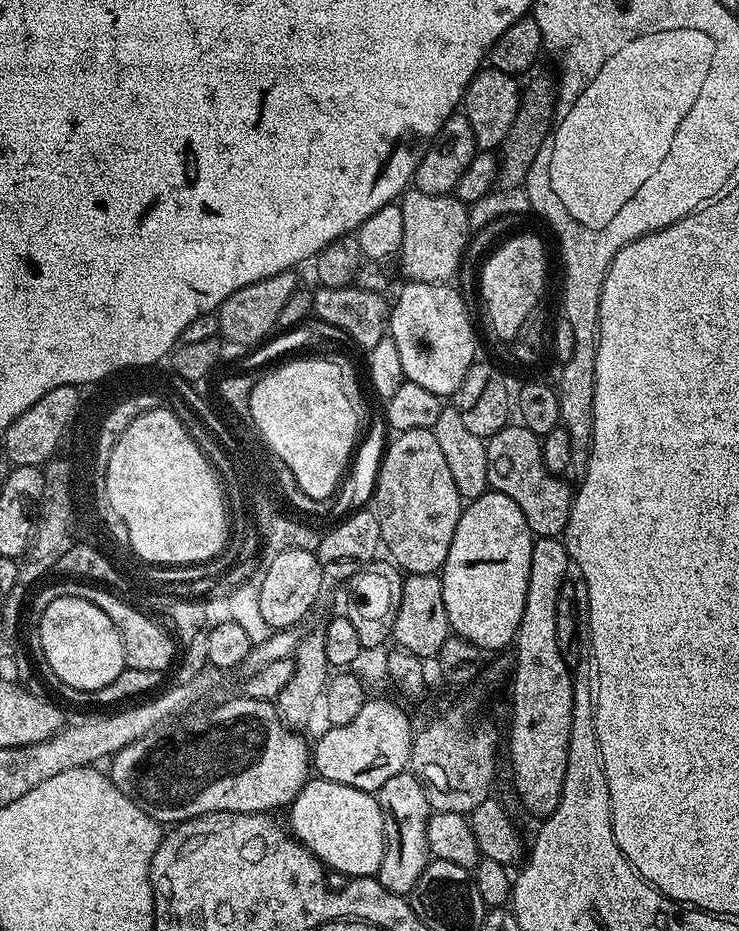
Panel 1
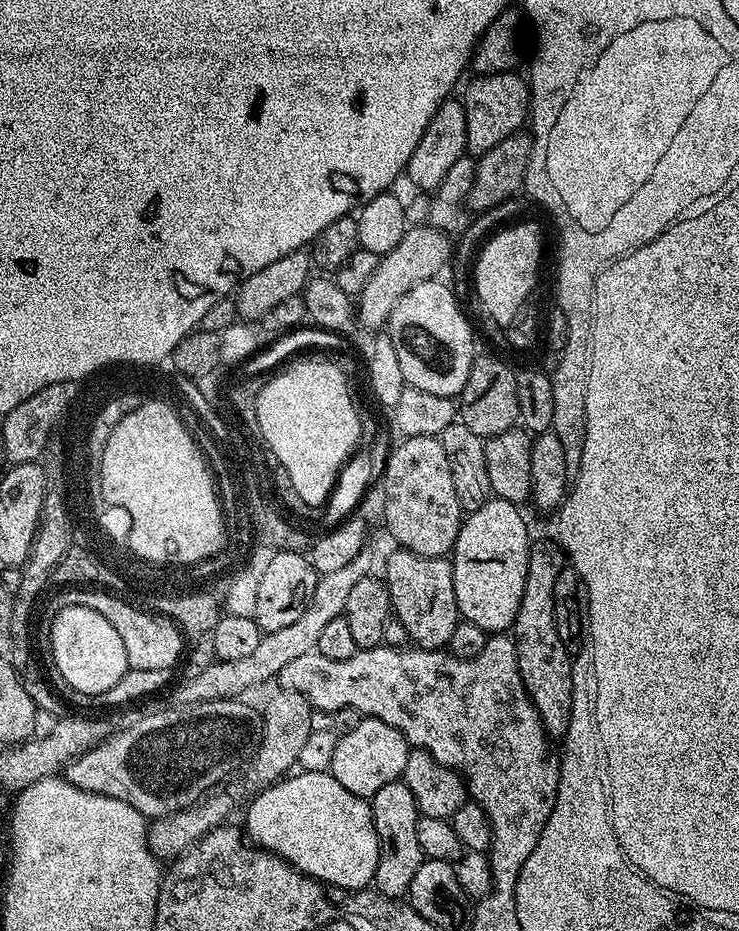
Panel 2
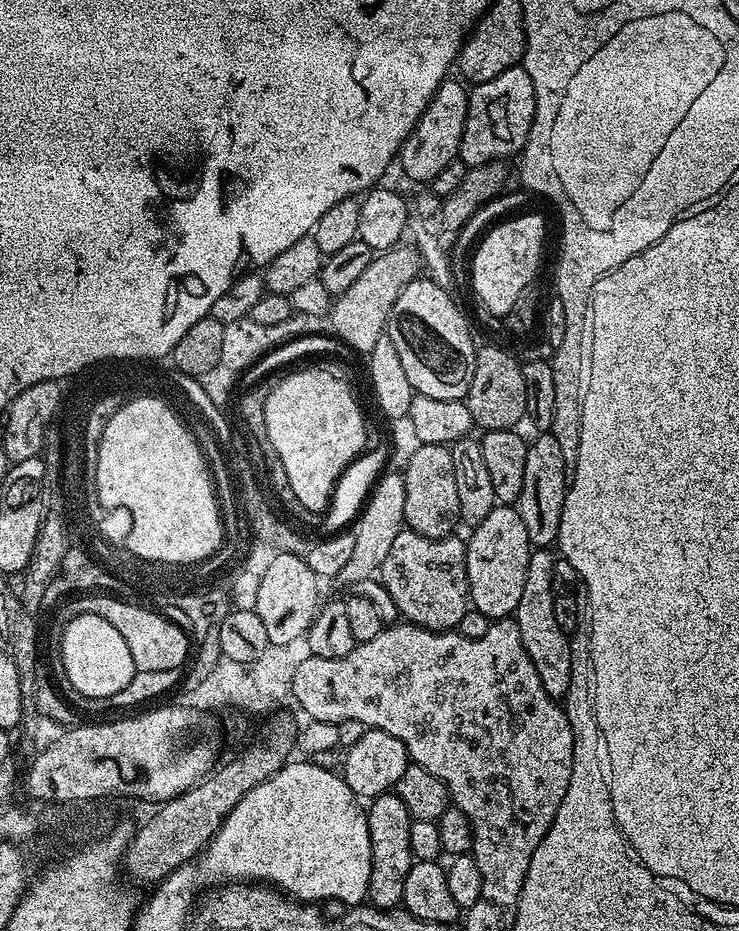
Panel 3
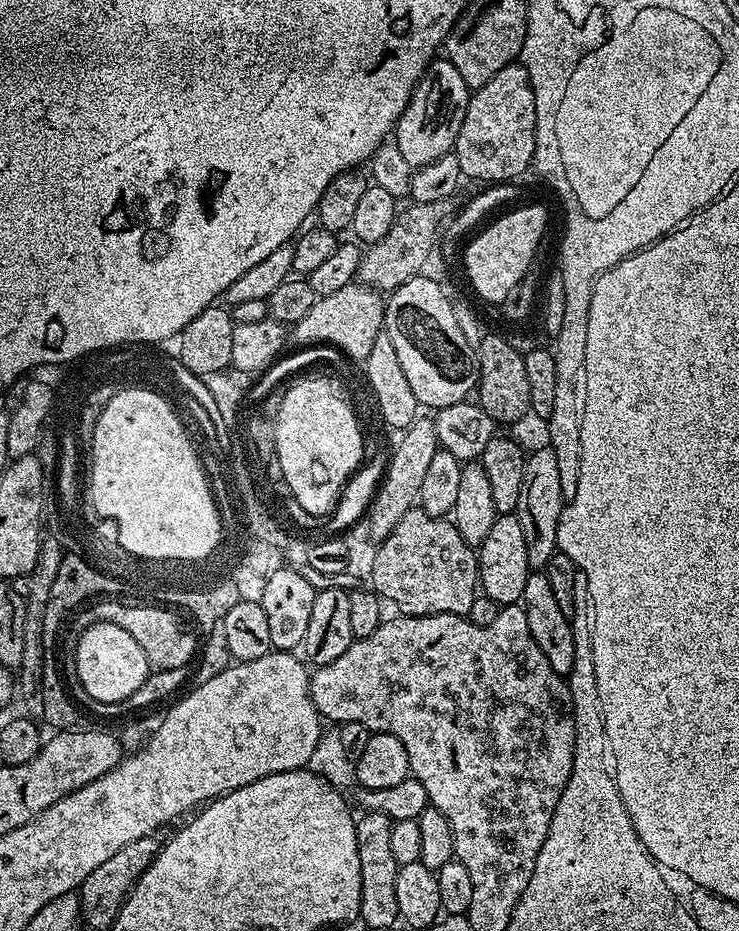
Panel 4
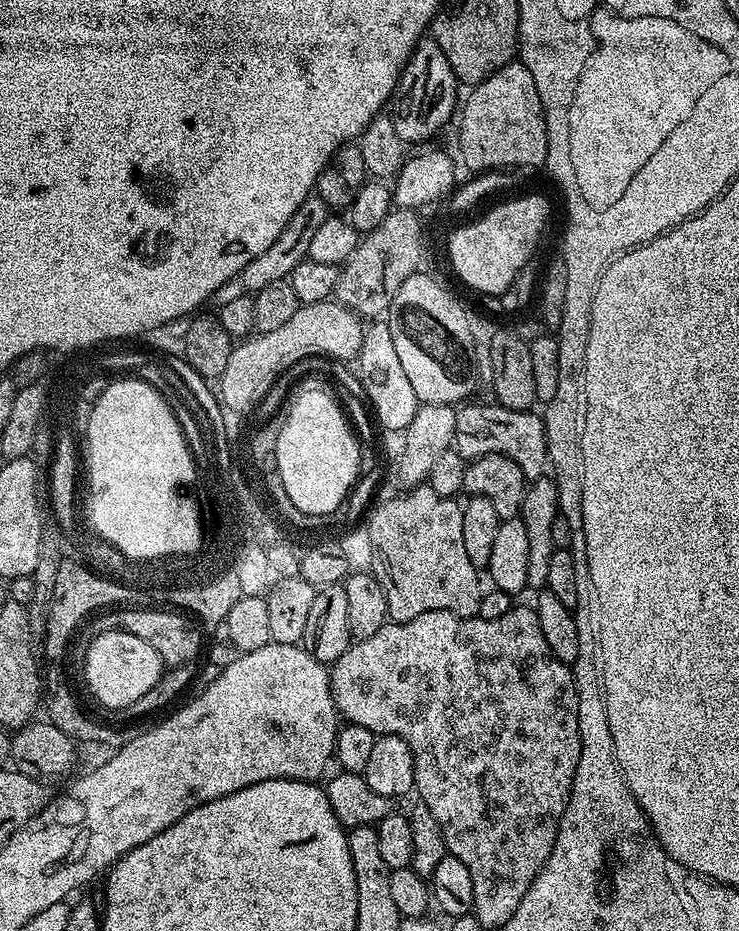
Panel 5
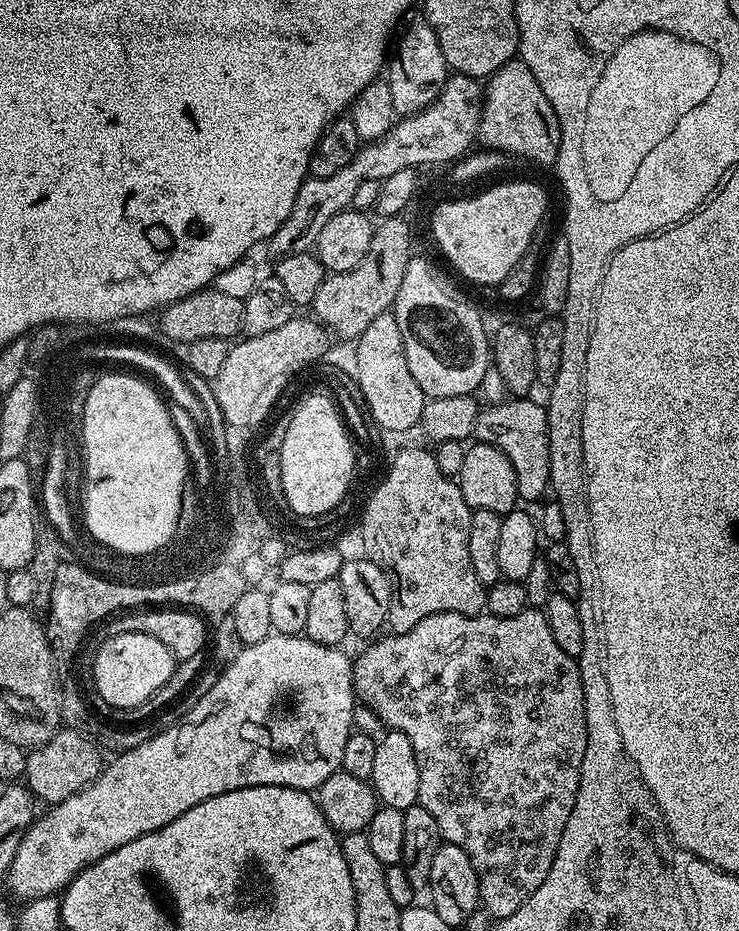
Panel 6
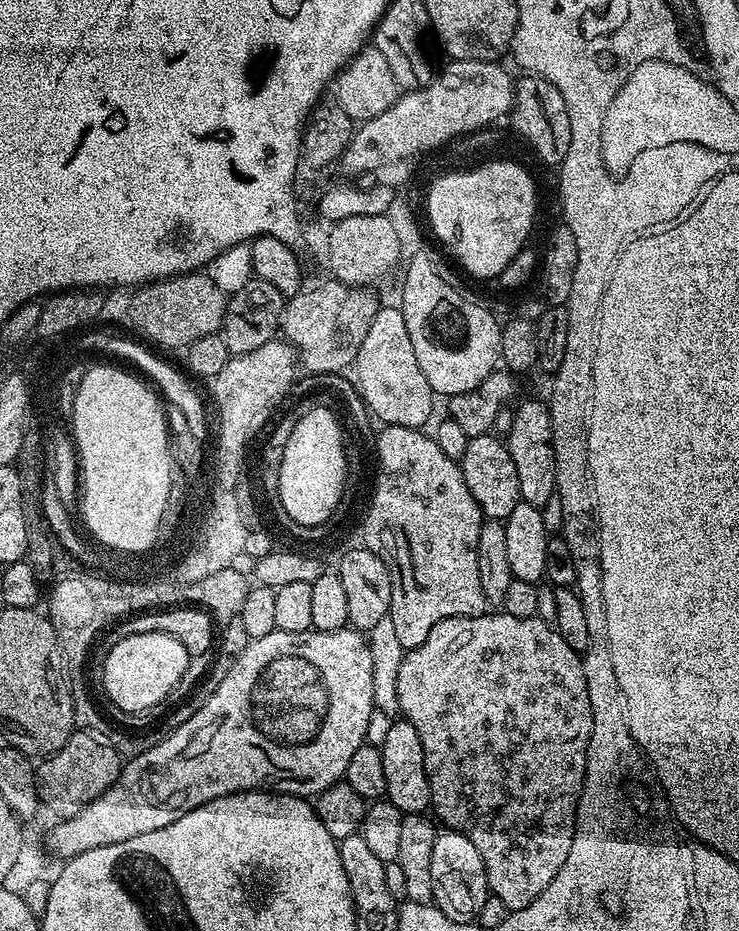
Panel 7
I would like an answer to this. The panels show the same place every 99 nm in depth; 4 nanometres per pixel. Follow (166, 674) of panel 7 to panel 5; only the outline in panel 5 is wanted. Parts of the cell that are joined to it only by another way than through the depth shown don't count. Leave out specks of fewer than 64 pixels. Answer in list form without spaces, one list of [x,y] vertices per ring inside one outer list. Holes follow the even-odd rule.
[[[98,632],[91,637],[88,653],[84,656],[84,680],[92,696],[104,708],[123,710],[130,702],[138,702],[165,671],[166,666],[158,658],[150,642],[134,638],[129,632]]]

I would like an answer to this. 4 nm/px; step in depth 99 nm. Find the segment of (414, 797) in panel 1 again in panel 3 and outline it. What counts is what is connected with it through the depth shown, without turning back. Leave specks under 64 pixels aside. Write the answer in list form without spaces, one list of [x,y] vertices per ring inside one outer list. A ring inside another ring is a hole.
[[[395,791],[383,792],[381,796],[371,797],[367,805],[368,829],[370,830],[370,886],[368,887],[367,903],[373,908],[400,908],[404,903],[404,891],[406,890],[406,874],[410,874],[414,857],[410,850],[410,826],[412,815],[406,810],[406,802],[398,798]]]

